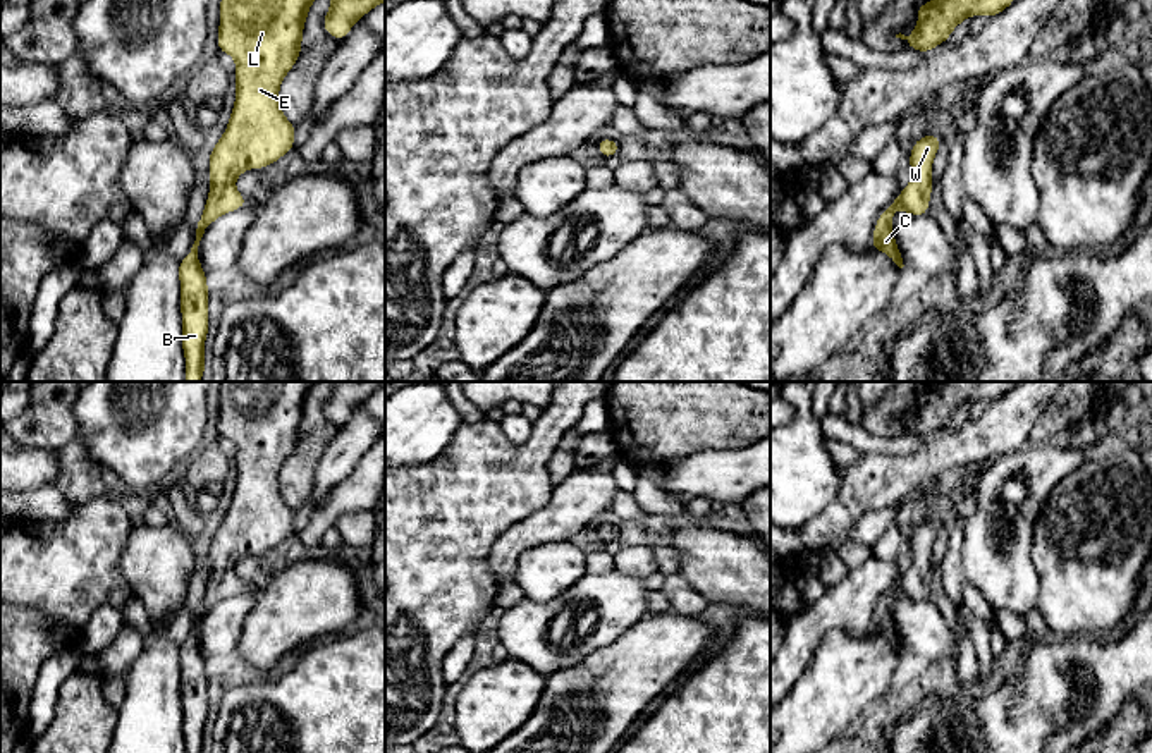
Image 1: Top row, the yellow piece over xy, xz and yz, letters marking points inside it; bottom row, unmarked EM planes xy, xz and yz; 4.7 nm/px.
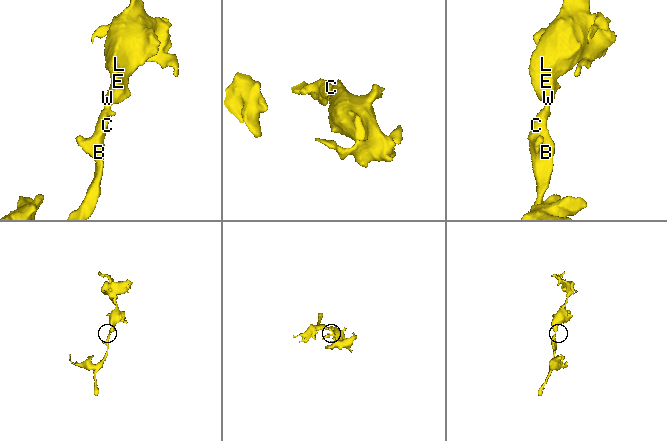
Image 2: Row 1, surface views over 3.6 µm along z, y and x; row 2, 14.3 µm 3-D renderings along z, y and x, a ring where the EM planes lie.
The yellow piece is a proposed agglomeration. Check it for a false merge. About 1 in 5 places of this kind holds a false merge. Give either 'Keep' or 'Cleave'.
Keep

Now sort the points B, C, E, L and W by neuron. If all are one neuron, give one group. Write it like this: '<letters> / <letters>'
B C E L W

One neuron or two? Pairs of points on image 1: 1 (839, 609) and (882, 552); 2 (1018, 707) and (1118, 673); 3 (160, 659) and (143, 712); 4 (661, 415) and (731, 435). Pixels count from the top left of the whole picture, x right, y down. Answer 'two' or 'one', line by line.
1: two
2: one
3: one
4: one

